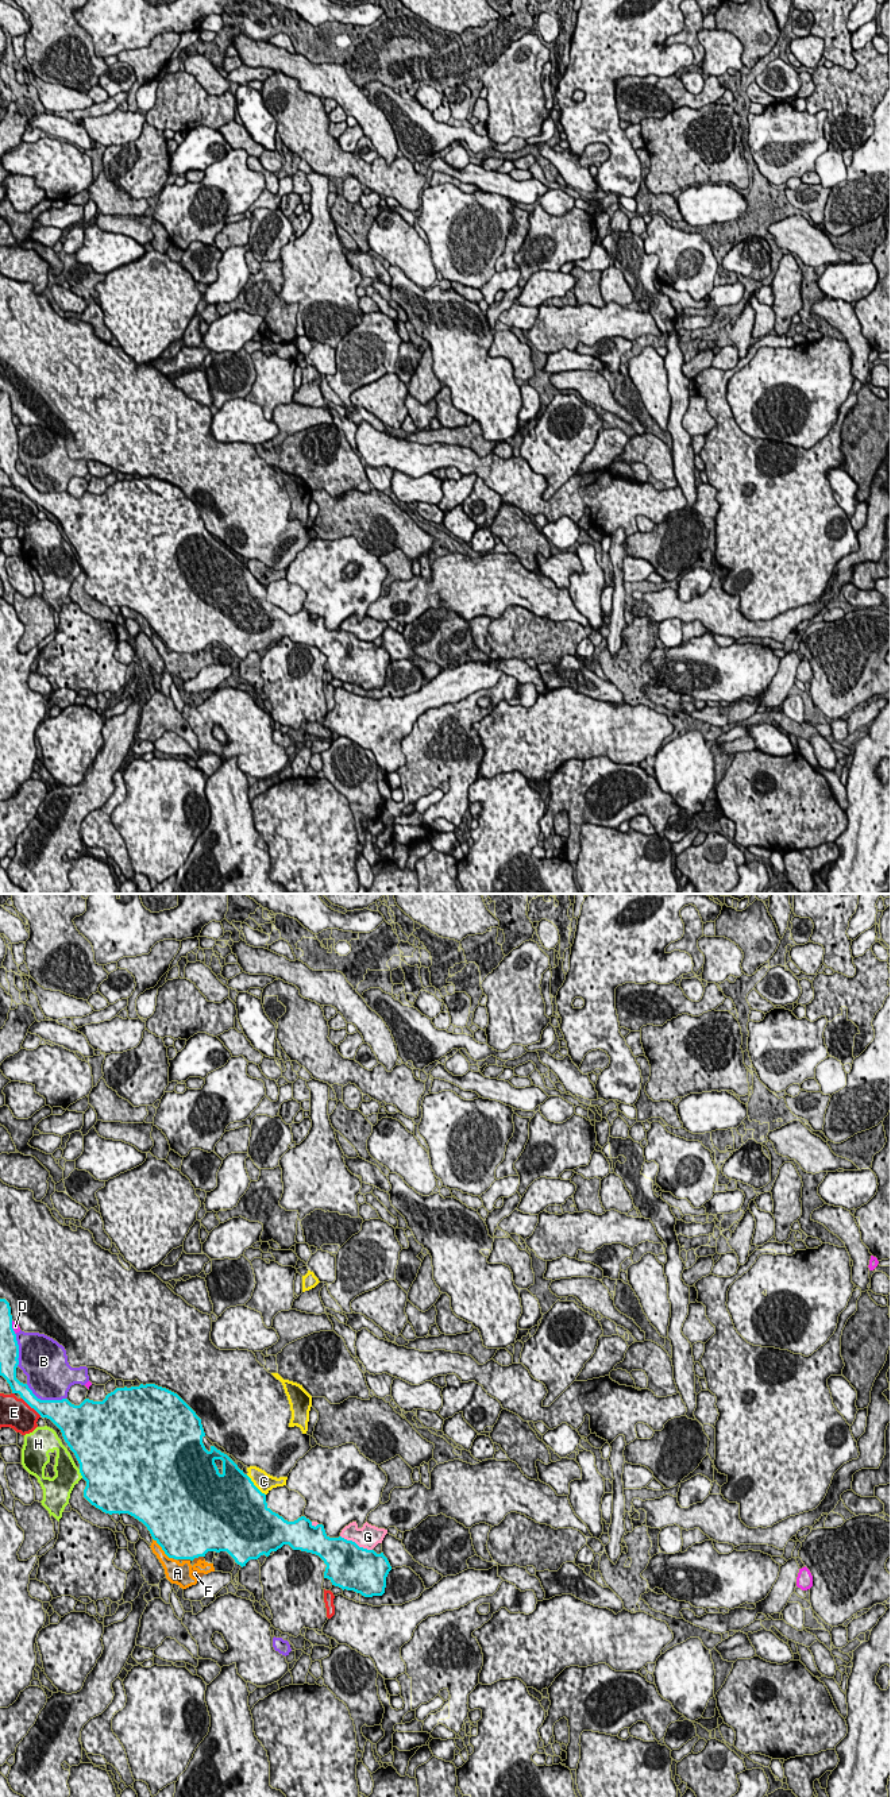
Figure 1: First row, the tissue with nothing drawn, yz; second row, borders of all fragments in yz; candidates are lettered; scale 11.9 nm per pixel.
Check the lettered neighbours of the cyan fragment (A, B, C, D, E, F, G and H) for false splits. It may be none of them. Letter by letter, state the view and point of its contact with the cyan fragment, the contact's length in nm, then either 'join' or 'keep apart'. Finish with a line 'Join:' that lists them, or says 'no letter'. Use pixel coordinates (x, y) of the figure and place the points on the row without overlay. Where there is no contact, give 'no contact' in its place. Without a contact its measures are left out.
A: meets cyan in yz at (162, 641); contact 340 nm long; keep apart
B: meets cyan in yz at (45, 493); contact 500 nm long; keep apart
C: meets cyan in yz at (254, 578); contact 340 nm long; keep apart
D: meets cyan in yz at (11, 420); contact 180 nm long; keep apart
E: meets cyan in yz at (31, 500); contact 320 nm long; keep apart
F: meets cyan in yz at (191, 652); contact 300 nm long; keep apart
G: meets cyan in yz at (355, 636); contact 420 nm long; keep apart
H: meets cyan in yz at (80, 565); contact 120 nm long; keep apart
Join: no letter

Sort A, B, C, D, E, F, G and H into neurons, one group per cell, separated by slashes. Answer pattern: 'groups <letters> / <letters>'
groups A F / B / C / D / E / G / H

